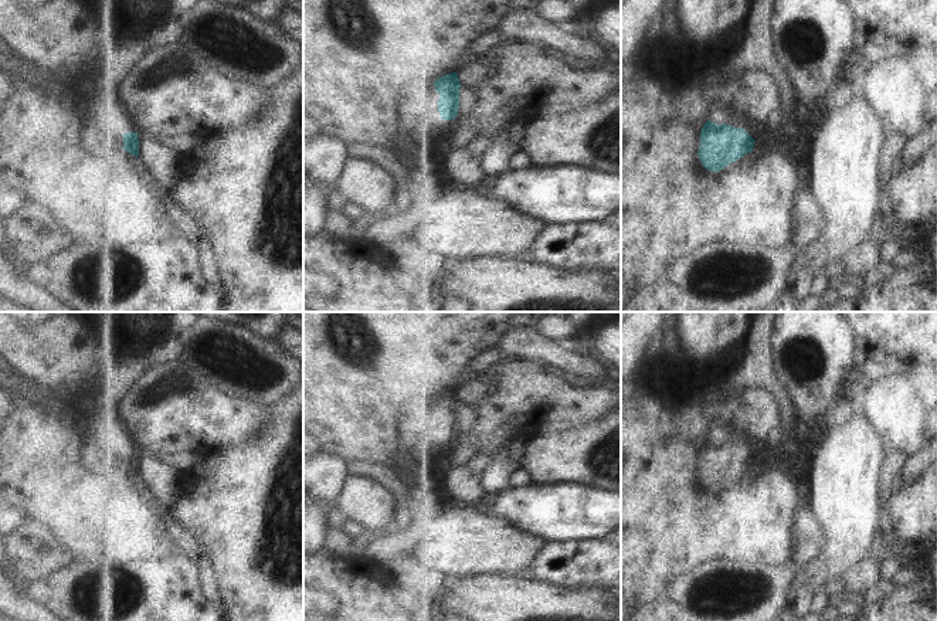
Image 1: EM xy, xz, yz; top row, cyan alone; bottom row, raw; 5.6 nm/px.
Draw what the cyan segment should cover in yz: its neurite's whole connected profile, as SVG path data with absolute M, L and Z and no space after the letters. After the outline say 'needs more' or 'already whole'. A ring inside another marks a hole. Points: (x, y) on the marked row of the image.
M707 121L700 130L699 159L707 170L720 172L751 152L754 142L764 133L756 126L746 132Z | needs more

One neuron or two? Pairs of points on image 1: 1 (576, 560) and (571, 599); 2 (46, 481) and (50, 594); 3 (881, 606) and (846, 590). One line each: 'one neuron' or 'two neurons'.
1: two neurons
2: two neurons
3: two neurons

